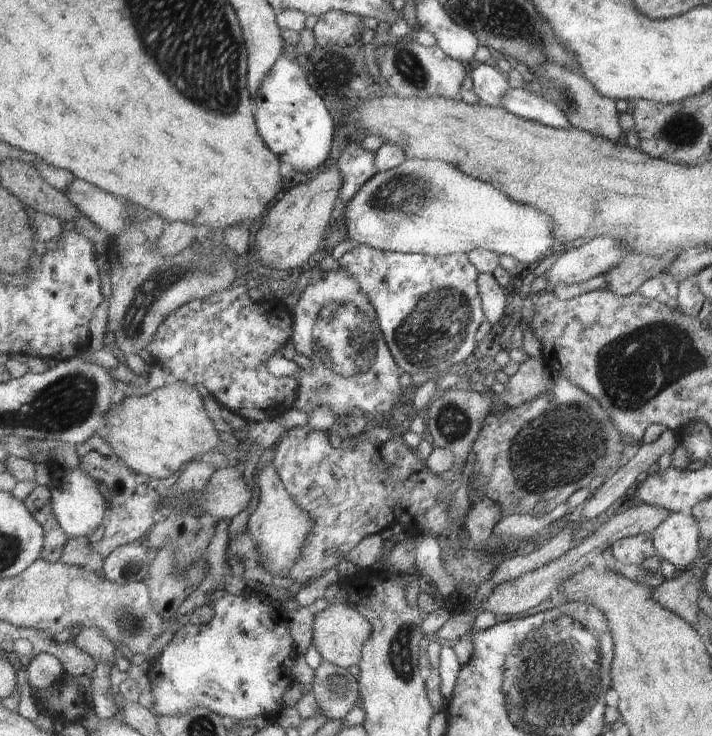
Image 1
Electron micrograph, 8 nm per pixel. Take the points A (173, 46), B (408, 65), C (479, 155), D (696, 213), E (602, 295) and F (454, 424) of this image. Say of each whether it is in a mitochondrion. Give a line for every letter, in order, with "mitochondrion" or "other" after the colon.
A: mitochondrion
B: mitochondrion
C: other
D: other
E: other
F: mitochondrion

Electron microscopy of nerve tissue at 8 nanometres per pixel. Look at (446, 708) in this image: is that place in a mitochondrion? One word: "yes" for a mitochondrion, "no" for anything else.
no

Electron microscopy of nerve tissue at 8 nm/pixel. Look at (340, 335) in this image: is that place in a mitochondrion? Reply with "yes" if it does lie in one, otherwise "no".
yes

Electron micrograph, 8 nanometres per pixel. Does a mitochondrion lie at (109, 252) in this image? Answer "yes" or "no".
no

